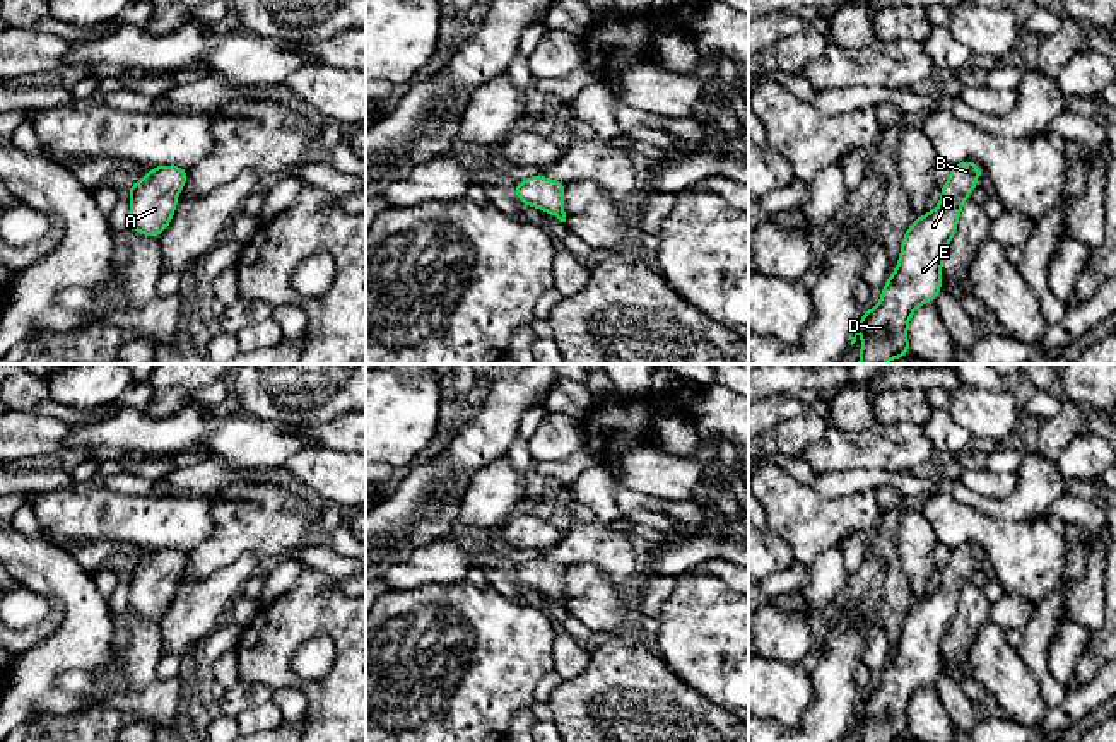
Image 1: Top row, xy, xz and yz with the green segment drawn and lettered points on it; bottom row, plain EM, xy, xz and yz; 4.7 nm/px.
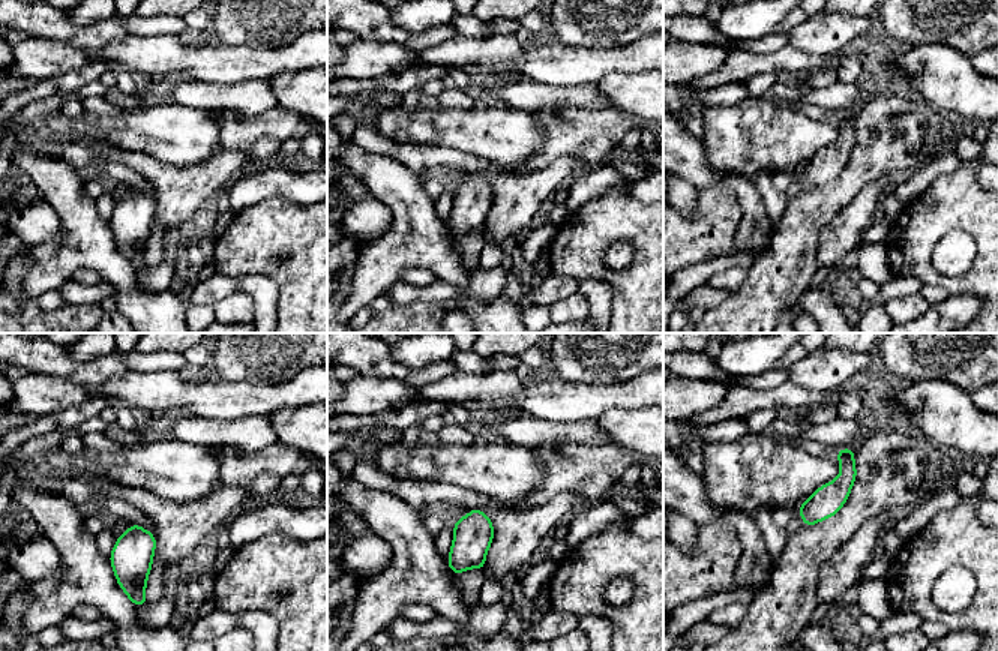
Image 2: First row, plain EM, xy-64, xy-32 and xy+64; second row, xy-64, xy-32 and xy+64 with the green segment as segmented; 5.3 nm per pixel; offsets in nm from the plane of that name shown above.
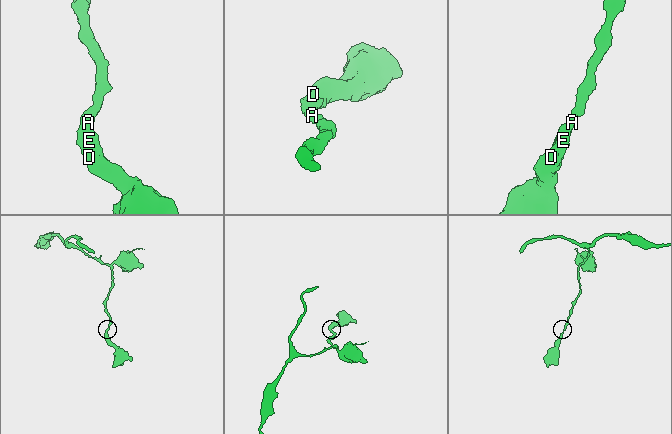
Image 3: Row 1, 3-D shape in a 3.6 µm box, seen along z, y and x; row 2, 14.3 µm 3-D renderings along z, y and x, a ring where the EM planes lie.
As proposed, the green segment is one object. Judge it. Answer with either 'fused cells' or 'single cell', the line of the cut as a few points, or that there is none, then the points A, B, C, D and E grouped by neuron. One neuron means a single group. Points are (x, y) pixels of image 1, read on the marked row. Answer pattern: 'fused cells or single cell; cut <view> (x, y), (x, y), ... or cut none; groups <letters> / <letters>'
single cell; cut none; groups A B C D E

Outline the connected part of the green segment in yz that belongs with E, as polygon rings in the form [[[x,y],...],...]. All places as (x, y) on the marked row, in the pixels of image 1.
[[[972,161],[952,166],[950,176],[942,186],[942,200],[938,207],[911,222],[902,239],[897,268],[889,275],[887,284],[882,289],[880,303],[861,315],[851,340],[853,345],[858,333],[865,335],[858,364],[885,364],[890,359],[911,354],[907,345],[907,323],[919,304],[935,301],[937,294],[942,291],[943,255],[957,229],[962,205],[978,186],[978,173],[981,169],[983,168]]]

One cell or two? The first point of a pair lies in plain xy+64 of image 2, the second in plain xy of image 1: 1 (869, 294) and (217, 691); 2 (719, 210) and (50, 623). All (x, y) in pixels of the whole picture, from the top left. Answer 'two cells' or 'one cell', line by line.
1: one cell
2: one cell

